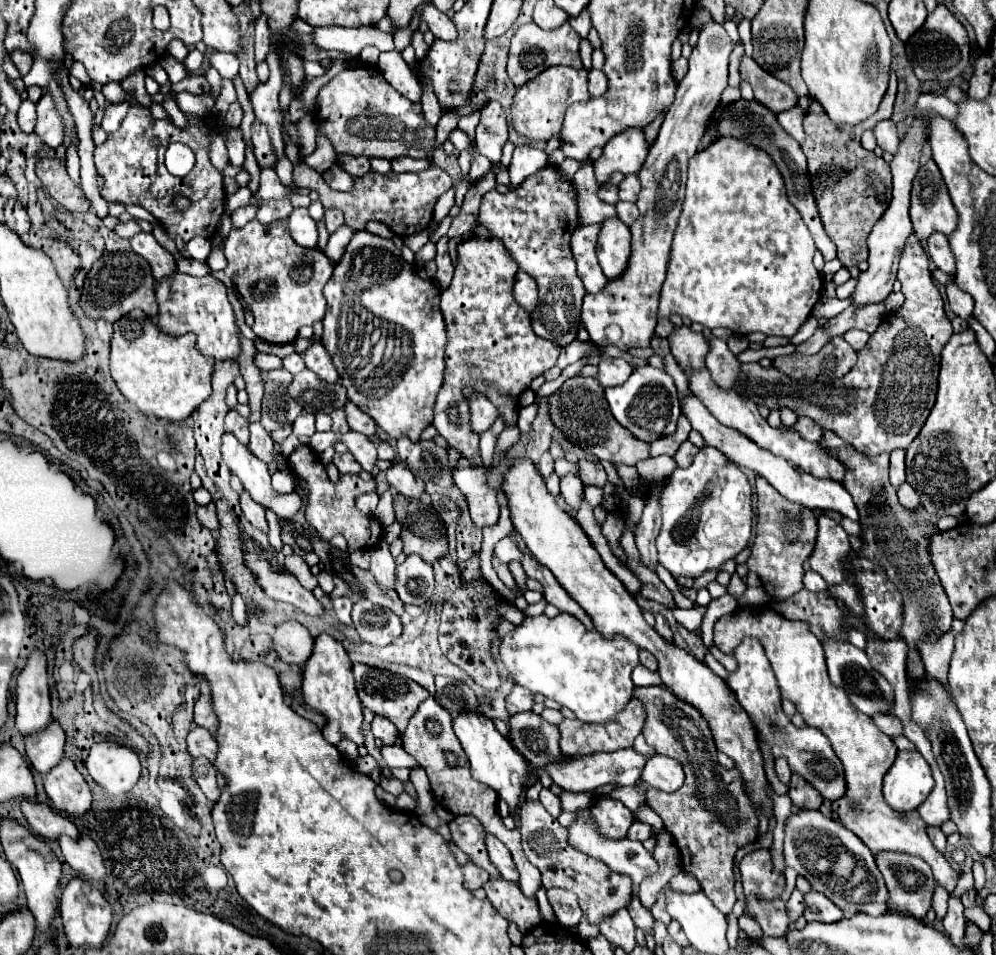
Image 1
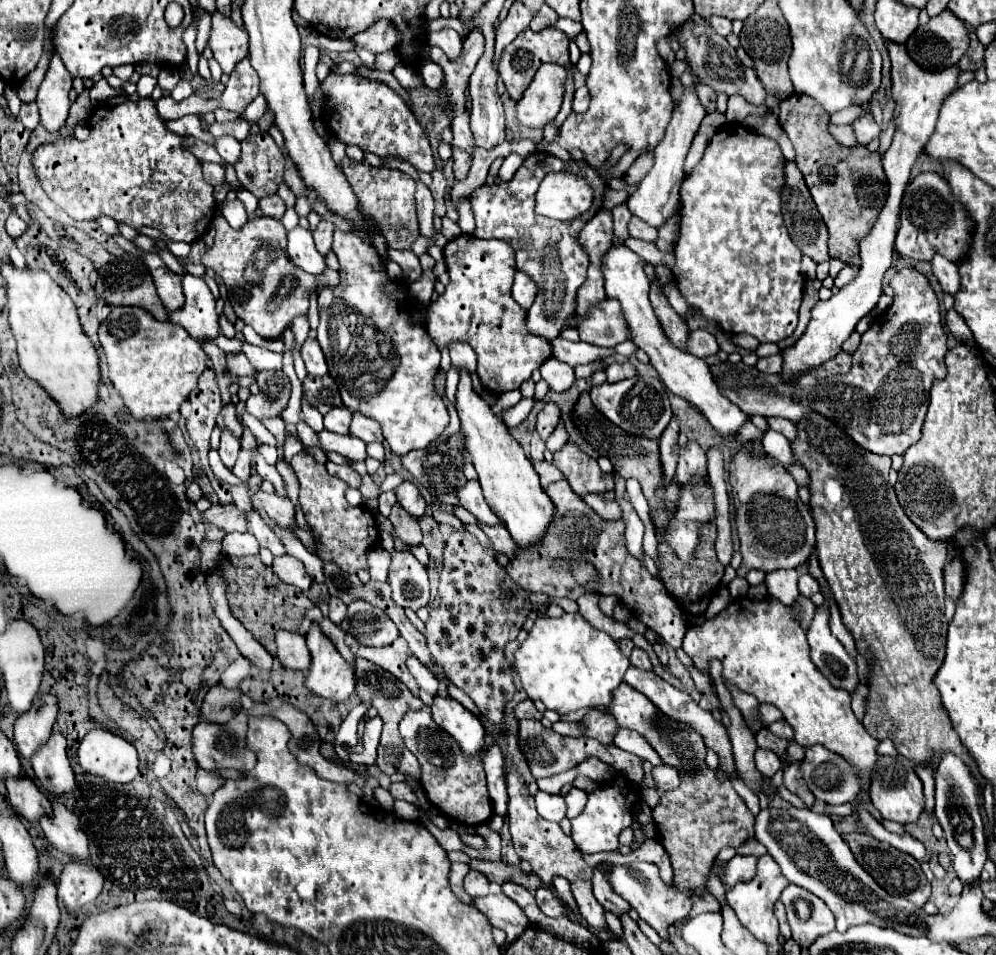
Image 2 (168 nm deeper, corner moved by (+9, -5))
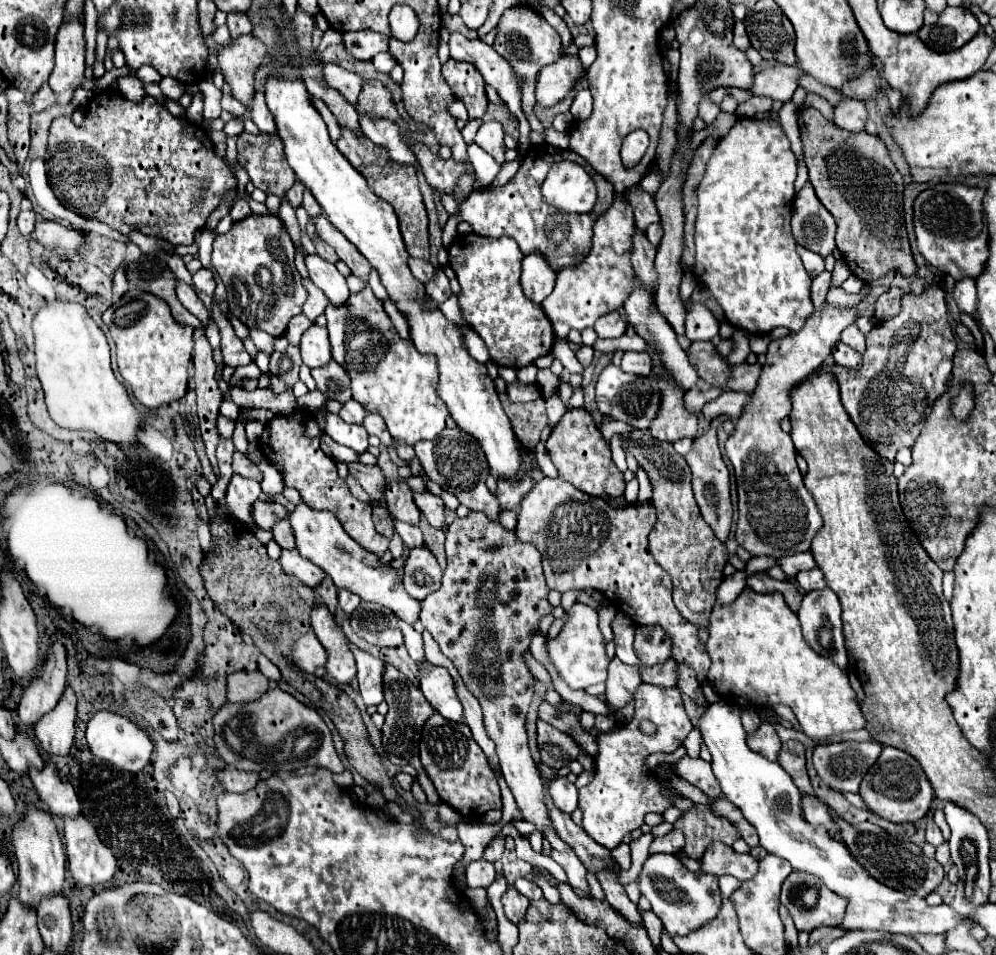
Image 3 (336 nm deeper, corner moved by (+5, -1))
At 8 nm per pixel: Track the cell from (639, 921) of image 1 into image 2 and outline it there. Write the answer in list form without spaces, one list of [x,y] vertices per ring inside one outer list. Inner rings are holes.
[[[605,863],[601,867],[597,867],[599,871],[593,871],[593,893],[597,897],[597,901],[611,913],[615,915],[621,915],[621,913],[627,913],[629,911],[629,903],[625,903],[625,899],[621,899],[621,895],[617,895],[613,891],[613,887],[609,885],[609,879],[607,879],[607,871],[611,869],[611,863]]]

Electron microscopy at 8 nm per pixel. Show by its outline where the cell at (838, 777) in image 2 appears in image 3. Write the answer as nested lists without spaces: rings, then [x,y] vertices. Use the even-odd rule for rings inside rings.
[[[877,741],[817,745],[813,751],[813,765],[827,787],[841,793],[857,793],[865,771],[869,771],[869,767],[877,761],[879,753],[881,745]]]

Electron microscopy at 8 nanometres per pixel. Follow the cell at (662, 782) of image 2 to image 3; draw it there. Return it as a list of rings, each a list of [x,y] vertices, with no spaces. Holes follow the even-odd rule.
[[[685,755],[681,761],[675,763],[675,775],[689,781],[695,787],[699,787],[707,797],[721,795],[719,783],[717,783],[717,779],[713,779],[711,763],[707,763],[703,759],[693,759],[693,757]]]

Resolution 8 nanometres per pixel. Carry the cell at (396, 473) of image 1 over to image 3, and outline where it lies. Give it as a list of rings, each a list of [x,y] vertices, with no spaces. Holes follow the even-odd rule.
[[[423,491],[423,493],[413,493],[413,499],[431,527],[437,527],[437,529],[445,527],[445,505],[441,497],[433,495],[431,491]]]

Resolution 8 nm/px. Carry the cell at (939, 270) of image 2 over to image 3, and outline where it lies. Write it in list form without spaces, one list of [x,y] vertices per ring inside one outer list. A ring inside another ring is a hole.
[[[965,277],[965,279],[959,279],[955,283],[955,289],[953,289],[953,297],[959,305],[961,311],[973,315],[975,311],[975,299],[977,299],[977,289],[975,289],[975,281]]]

